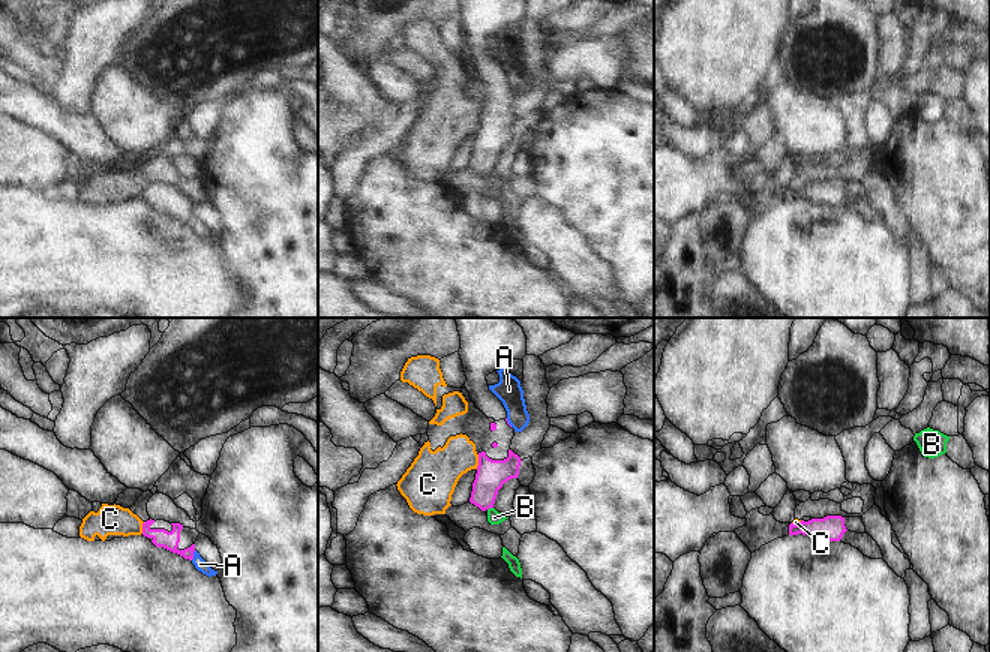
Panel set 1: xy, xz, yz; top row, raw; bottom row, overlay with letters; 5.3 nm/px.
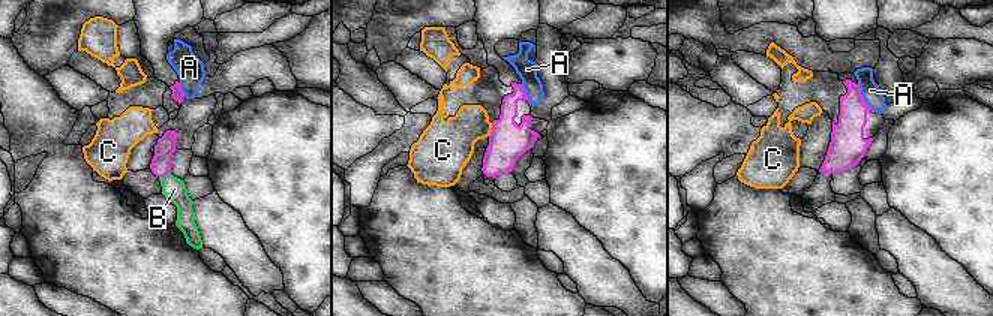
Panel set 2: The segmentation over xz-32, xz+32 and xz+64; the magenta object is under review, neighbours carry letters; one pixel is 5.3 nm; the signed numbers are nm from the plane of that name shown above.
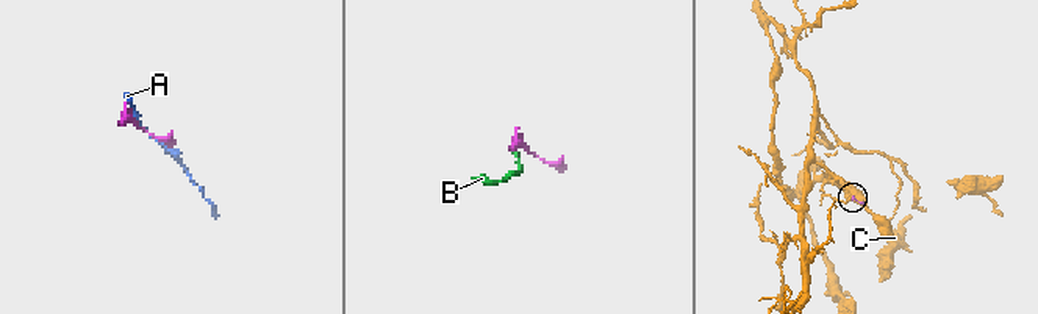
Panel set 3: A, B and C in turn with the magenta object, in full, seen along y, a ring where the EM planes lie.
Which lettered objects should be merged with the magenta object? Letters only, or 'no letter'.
B

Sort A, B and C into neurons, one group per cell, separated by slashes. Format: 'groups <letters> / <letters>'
groups A / B / C

